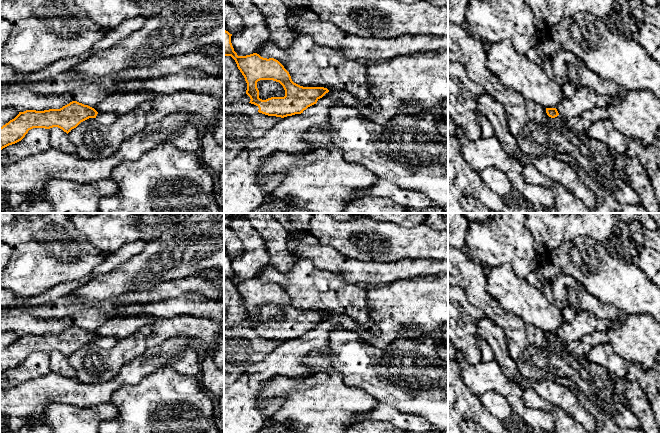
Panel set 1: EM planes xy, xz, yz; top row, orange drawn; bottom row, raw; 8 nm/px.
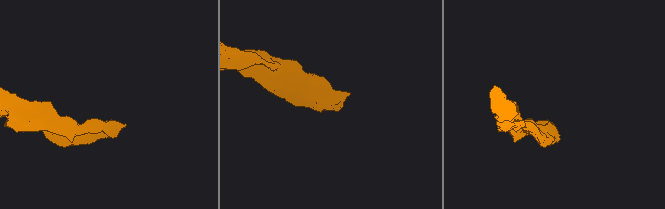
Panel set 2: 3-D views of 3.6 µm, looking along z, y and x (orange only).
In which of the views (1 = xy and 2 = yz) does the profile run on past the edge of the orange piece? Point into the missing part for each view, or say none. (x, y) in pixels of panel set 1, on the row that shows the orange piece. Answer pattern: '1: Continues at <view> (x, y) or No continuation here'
1: Continues at xy (107, 118)
2: Continues at yz (580, 123)

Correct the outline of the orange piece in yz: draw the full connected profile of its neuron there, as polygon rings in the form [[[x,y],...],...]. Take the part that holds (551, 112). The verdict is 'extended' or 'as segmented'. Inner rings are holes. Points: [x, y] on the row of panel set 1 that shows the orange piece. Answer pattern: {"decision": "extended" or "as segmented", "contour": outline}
{"decision": "extended", "contour": [[[595,107],[583,111],[580,115],[574,115],[565,118],[560,115],[556,108],[546,108],[546,113],[551,118],[556,118],[565,123],[570,129],[578,132],[581,136],[585,136],[589,127],[596,121],[609,119],[607,108]]]}

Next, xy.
{"decision": "extended", "contour": [[[72,101],[60,109],[19,112],[14,119],[0,127],[0,150],[21,141],[33,128],[58,127],[68,134],[89,118],[96,118],[103,125],[111,125],[118,116],[119,114],[114,112],[98,113],[94,108],[77,101]]]}

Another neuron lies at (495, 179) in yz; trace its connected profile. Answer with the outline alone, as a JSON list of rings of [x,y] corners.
[[[487,167],[479,175],[486,186],[502,198],[514,189],[508,176],[495,167]]]

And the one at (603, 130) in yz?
[[[602,119],[593,123],[585,136],[602,142],[616,154],[625,154],[631,139],[618,131],[609,119]]]

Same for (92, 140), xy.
[[[144,101],[134,110],[119,114],[111,125],[103,125],[96,118],[81,122],[68,133],[69,141],[75,147],[74,153],[87,160],[110,157],[125,140],[146,128],[146,116],[151,109],[152,103]]]

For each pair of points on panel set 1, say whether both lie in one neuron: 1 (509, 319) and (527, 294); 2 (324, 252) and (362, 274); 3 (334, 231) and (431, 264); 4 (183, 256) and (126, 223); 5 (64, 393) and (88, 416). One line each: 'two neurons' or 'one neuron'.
1: two neurons
2: one neuron
3: two neurons
4: two neurons
5: two neurons

